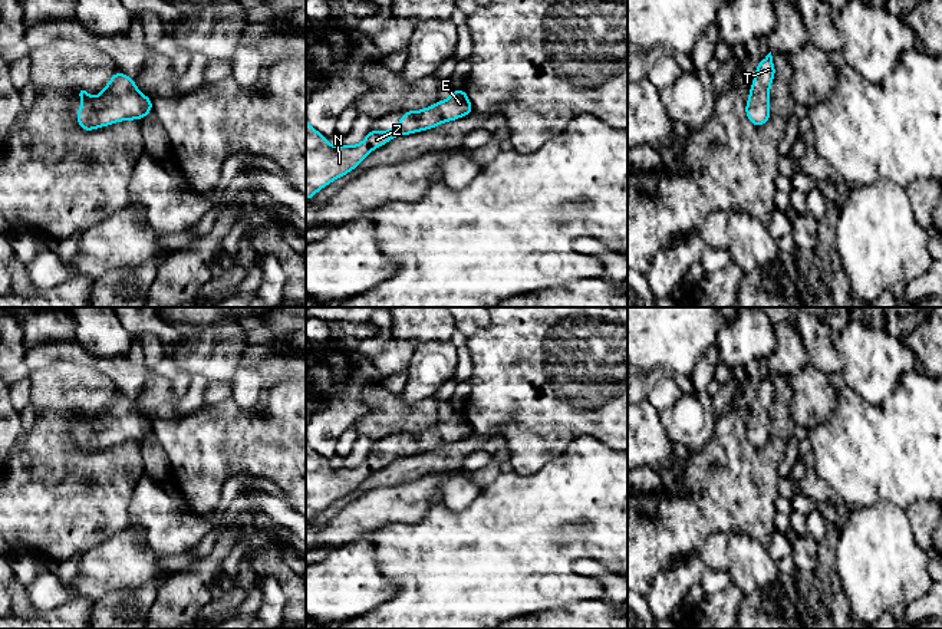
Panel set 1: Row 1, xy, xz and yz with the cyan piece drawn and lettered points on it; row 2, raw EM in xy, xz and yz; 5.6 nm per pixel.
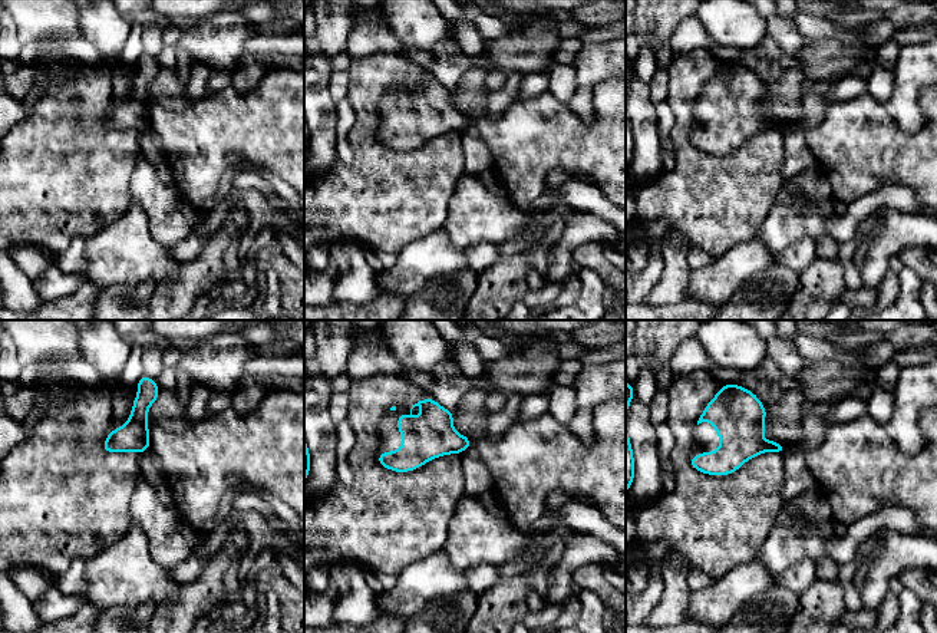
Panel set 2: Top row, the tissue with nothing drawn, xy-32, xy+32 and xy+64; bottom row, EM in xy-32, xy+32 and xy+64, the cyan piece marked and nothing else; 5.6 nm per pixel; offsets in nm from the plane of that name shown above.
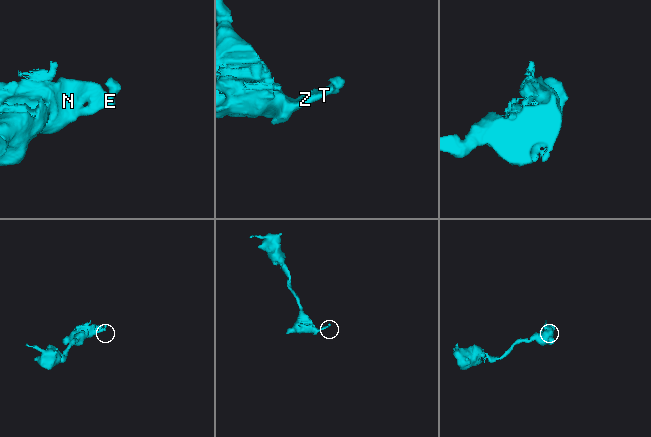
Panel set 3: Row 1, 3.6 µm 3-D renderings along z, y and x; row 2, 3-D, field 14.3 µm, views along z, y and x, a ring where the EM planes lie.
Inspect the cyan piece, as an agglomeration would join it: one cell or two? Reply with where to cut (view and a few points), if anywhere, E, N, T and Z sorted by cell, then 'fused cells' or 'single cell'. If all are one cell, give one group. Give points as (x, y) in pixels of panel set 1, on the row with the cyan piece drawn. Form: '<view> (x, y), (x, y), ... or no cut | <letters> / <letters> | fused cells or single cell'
no cut | E N T Z | single cell

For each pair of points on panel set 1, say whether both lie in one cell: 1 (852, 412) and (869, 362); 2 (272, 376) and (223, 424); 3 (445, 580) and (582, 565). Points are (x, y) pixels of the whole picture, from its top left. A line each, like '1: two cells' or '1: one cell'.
1: two cells
2: two cells
3: two cells

